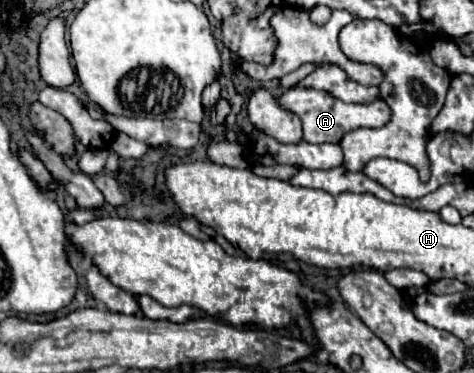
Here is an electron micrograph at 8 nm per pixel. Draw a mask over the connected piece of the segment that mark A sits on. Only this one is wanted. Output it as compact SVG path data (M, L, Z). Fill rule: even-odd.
M292 87L284 91L280 97L276 97L278 105L290 113L296 113L304 127L304 141L308 143L340 143L342 135L348 131L360 129L360 127L384 127L390 121L390 107L386 101L376 99L372 103L360 105L360 103L342 103L340 99L334 99L332 95L326 95L318 89L298 89Z

